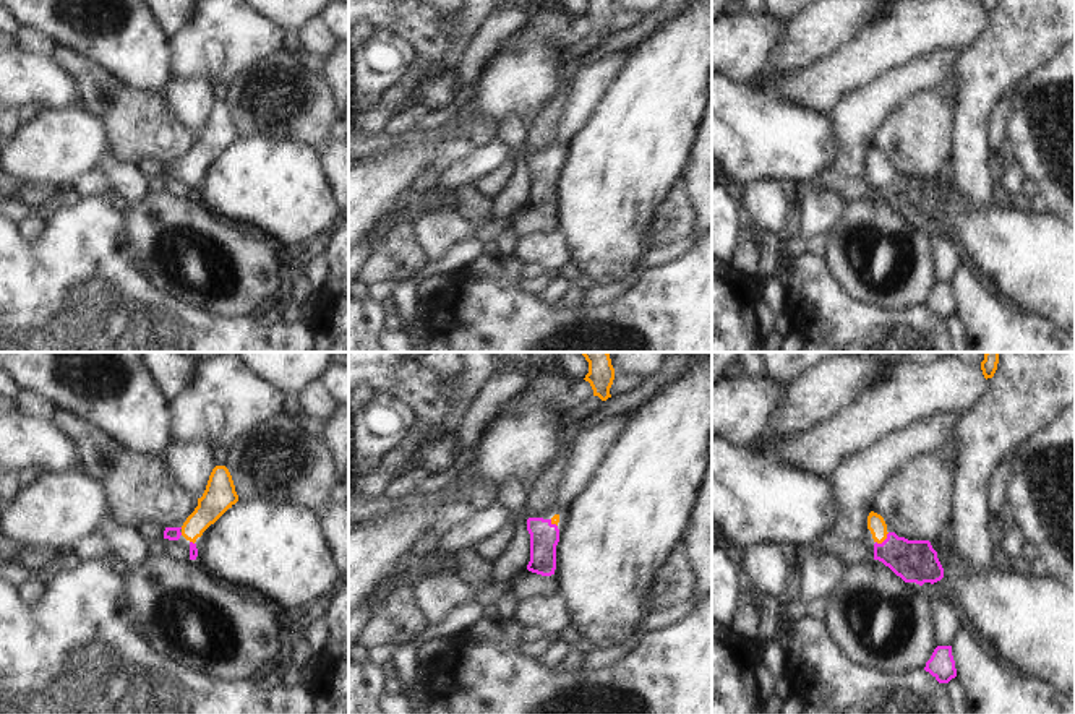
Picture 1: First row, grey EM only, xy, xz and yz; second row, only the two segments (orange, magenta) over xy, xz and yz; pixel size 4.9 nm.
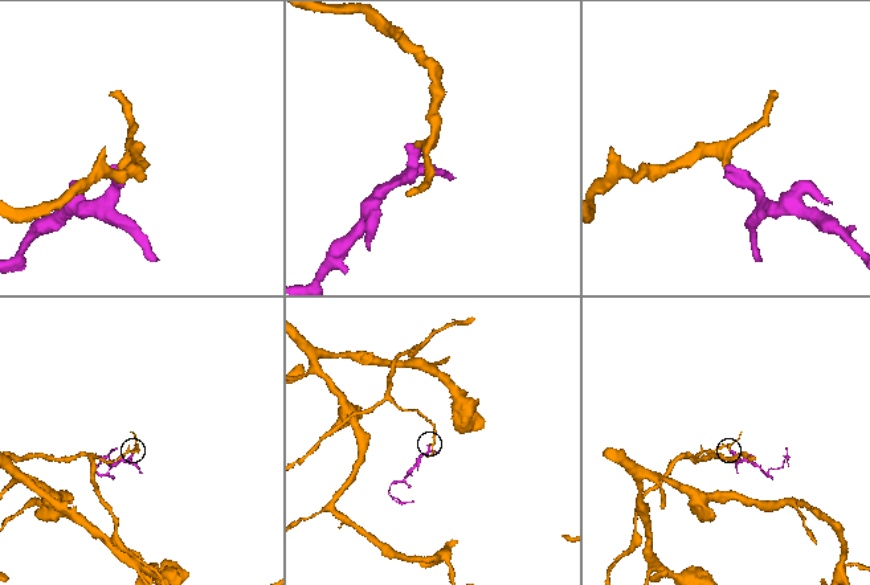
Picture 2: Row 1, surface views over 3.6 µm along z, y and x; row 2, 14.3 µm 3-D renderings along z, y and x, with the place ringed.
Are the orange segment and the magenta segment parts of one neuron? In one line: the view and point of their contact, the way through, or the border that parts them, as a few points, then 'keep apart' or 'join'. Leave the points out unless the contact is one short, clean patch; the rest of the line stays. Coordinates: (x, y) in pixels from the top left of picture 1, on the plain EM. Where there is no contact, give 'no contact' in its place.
meets orange in yz at (882, 177); runs through yz (876, 161), (882, 177), (894, 189), (916, 198); join

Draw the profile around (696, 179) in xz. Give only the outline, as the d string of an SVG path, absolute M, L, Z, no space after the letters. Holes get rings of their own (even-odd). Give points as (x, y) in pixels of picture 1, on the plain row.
M712 70L707 97L679 182L696 211L694 232L697 237L712 227Z

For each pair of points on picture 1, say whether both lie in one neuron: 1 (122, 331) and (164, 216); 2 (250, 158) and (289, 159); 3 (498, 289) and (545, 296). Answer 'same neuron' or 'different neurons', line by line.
1: different neurons
2: same neuron
3: different neurons

